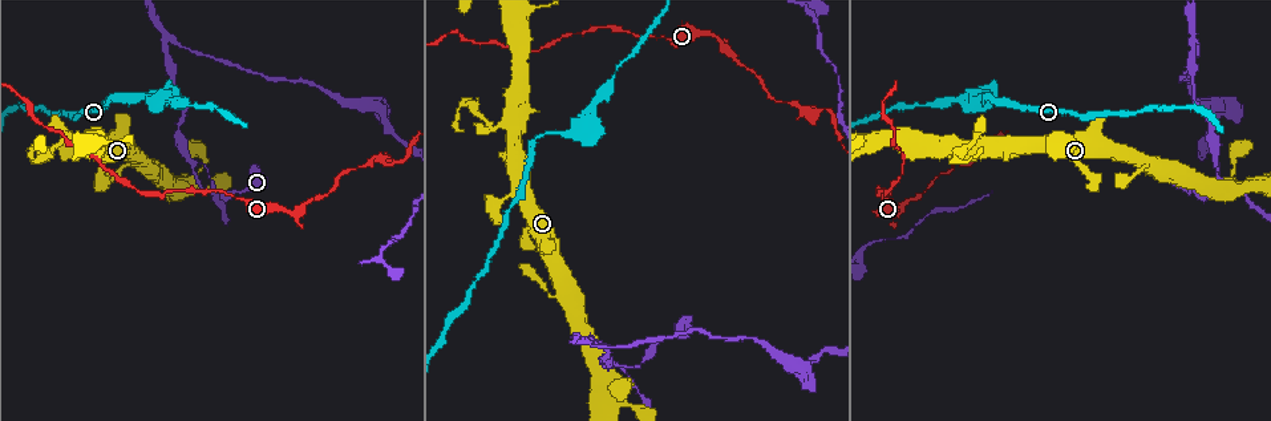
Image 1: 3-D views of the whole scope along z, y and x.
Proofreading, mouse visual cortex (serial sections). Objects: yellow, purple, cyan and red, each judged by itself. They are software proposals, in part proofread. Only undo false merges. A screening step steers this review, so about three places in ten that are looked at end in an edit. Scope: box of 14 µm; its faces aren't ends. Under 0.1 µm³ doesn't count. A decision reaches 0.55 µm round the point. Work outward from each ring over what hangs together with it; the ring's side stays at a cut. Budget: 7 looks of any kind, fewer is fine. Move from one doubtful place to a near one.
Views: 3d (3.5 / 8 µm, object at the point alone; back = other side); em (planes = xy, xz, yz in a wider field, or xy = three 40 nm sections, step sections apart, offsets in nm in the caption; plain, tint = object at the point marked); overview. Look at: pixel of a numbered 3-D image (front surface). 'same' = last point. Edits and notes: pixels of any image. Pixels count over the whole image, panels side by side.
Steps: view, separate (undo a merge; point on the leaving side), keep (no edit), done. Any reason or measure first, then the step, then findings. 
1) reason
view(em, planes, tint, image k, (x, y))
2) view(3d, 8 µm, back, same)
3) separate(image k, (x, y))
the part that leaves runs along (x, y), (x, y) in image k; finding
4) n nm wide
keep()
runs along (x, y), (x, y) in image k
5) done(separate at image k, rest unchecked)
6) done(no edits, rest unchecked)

three arms meet
view(3d, 3.5 µm, back, image 1, (197, 161))

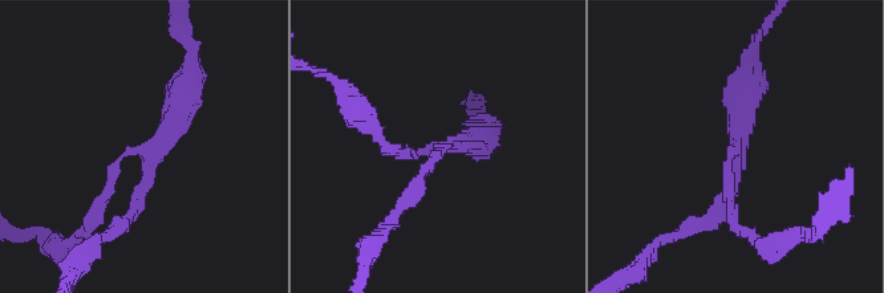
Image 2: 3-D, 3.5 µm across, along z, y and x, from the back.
3 arms; arms of 150, 150, 350 nm; need the tissue
view(em, xy, step 1, tint, image 2, (141, 152))

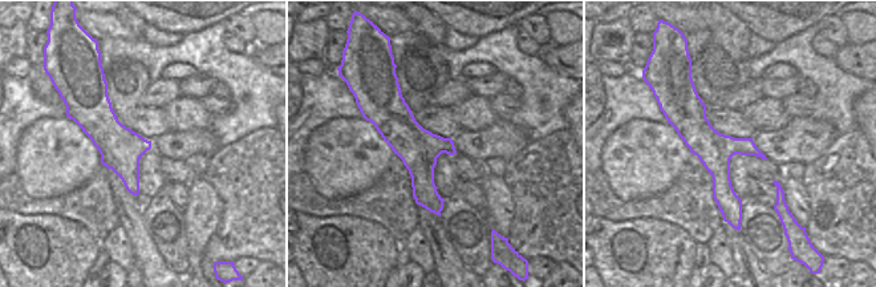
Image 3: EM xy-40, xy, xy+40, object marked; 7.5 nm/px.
keep()
continuous, no second cell

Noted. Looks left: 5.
sudden change in width
view(3d, 3.5 µm, image 1, (593, 344))

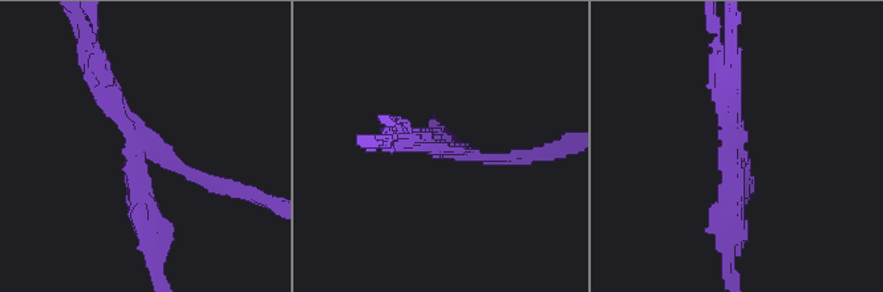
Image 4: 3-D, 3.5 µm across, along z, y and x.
3 arms; arms of 150, 200, 300 nm; now the EM
view(em, planes, tint, image 4, (737, 162))

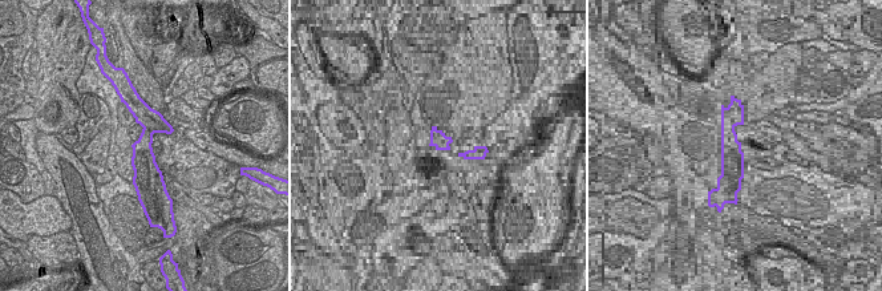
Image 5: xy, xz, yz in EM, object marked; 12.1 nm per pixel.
separate(image 4, (371, 142))
border along (144, 126), (153, 133) in image 5; a second cell is stuck on

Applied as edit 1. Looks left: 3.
view(overview)

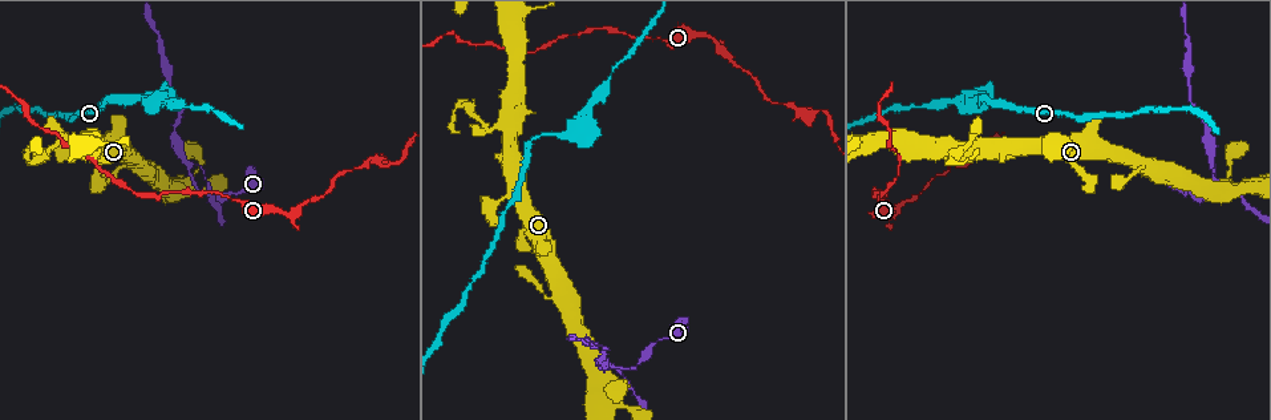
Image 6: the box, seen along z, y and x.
view(3d, 3.5 µm, image 6, (972, 142))

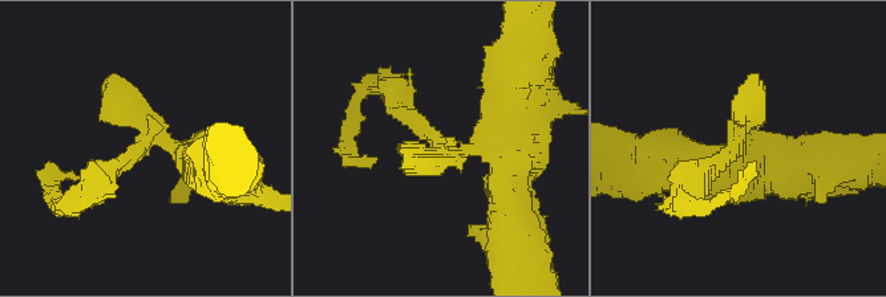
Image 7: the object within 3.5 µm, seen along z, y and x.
view(em, xy, step 5, tint, image 7, (742, 142))

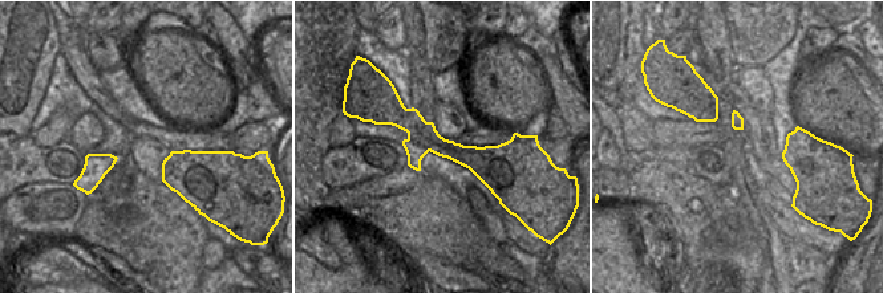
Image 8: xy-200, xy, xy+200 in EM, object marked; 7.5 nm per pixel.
separate(image 7, (417, 117))
the part that leaves runs along (442, 145), (381, 88), (360, 94) in image 7; two cells meet here

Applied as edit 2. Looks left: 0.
done(separate at image 4, separate at image 7, rest unchecked)

